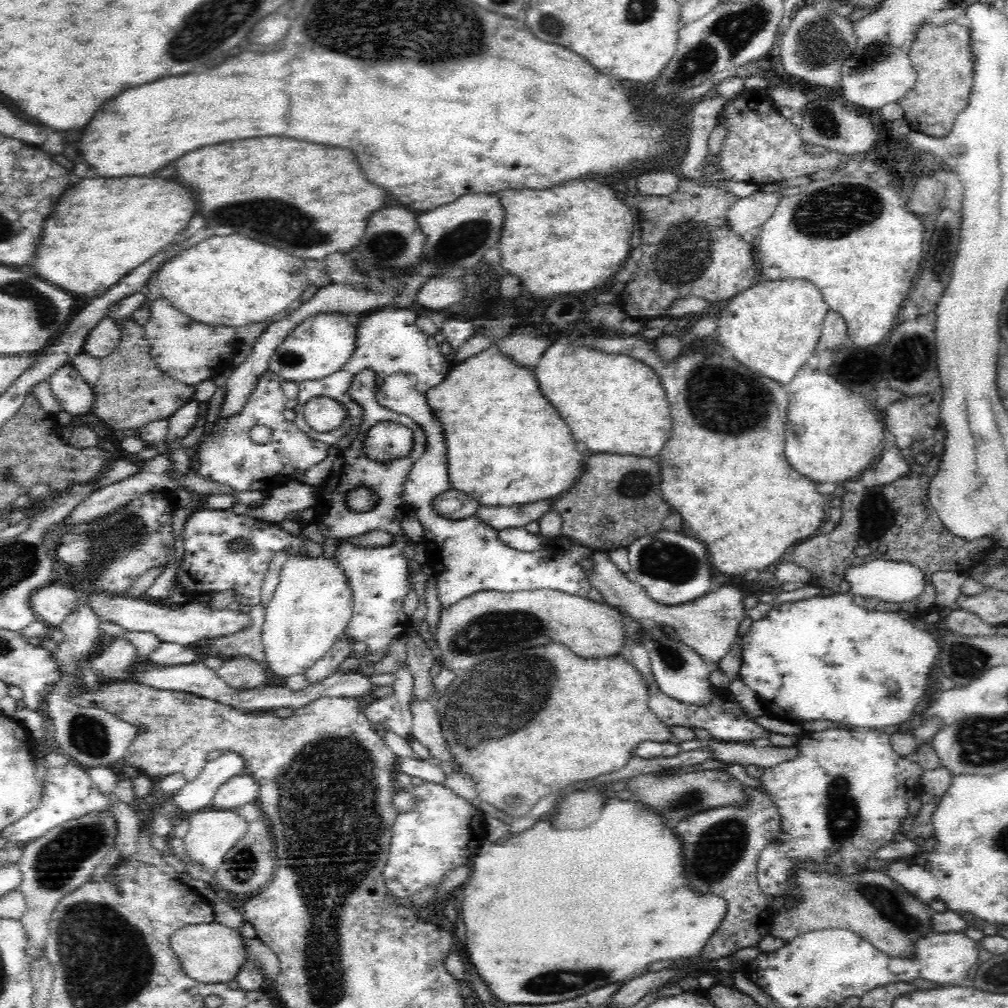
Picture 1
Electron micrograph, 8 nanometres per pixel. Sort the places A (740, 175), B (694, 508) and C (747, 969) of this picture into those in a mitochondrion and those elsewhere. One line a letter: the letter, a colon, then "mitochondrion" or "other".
A: other
B: other
C: other

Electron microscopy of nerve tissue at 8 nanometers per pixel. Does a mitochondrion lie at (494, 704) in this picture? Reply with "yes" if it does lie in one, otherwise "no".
yes

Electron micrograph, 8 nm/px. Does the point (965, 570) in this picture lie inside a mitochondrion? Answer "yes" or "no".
no

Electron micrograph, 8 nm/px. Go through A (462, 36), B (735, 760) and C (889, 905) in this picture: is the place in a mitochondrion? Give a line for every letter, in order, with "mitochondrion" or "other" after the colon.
A: mitochondrion
B: other
C: mitochondrion

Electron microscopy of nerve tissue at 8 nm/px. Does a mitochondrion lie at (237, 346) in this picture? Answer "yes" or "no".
no

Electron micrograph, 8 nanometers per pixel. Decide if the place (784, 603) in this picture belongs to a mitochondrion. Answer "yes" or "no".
no

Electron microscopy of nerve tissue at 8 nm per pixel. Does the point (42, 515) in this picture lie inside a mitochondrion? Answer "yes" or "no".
no

